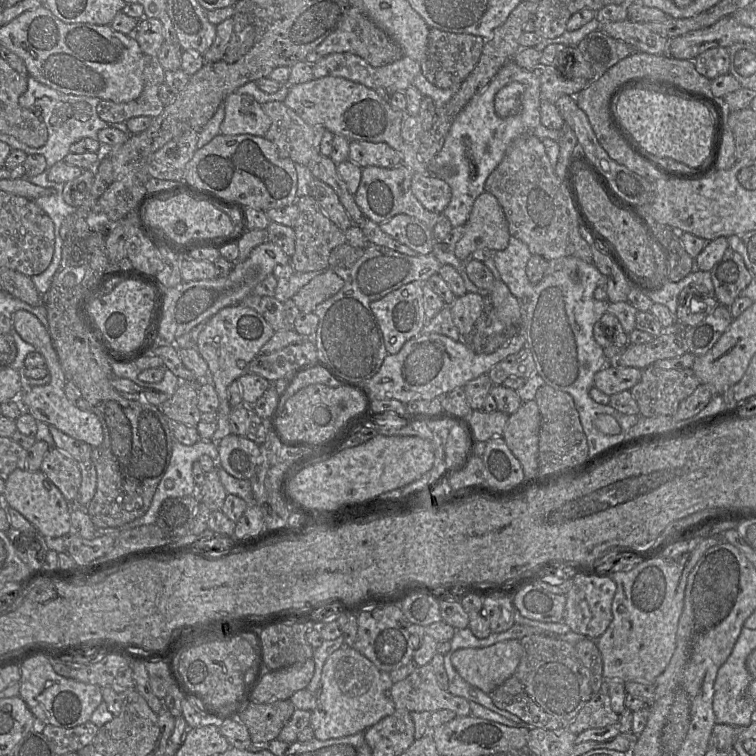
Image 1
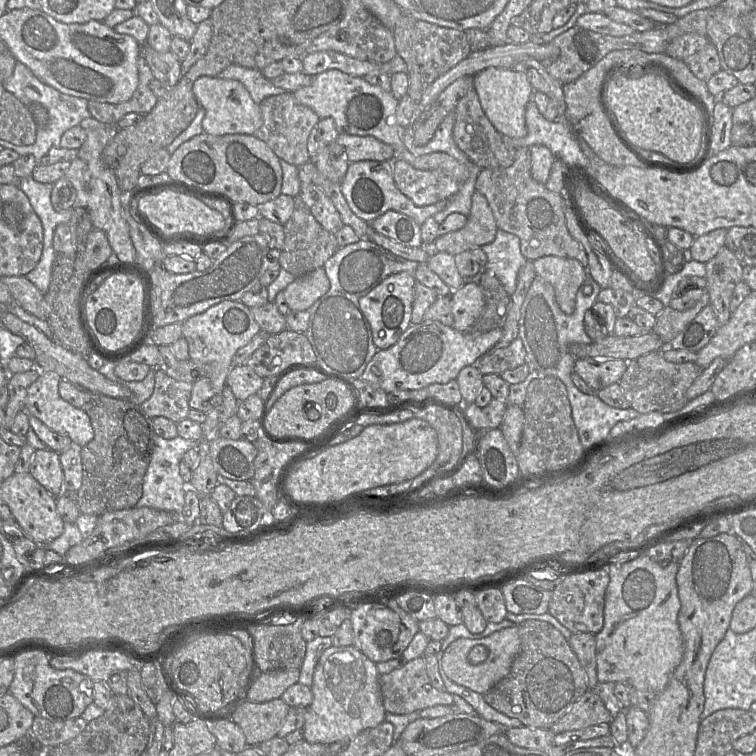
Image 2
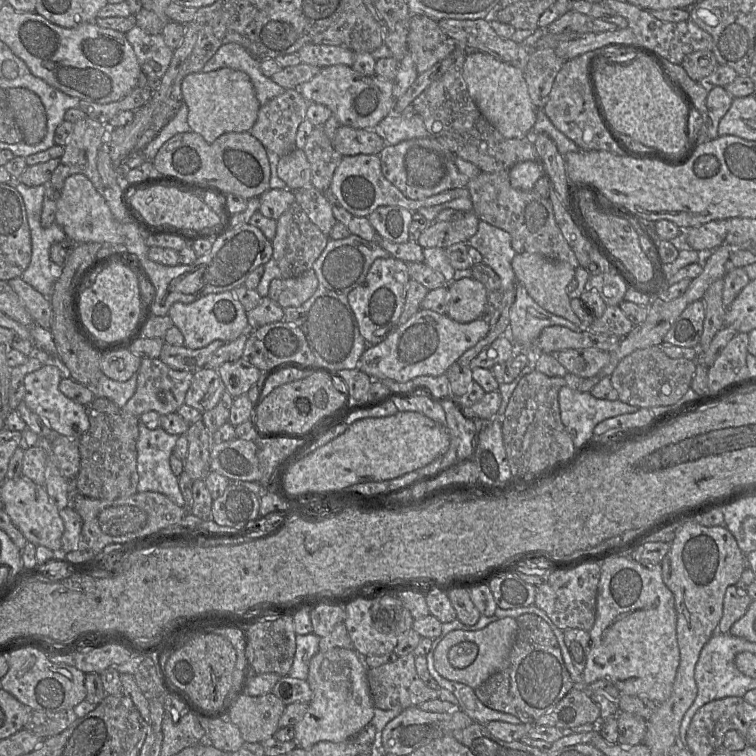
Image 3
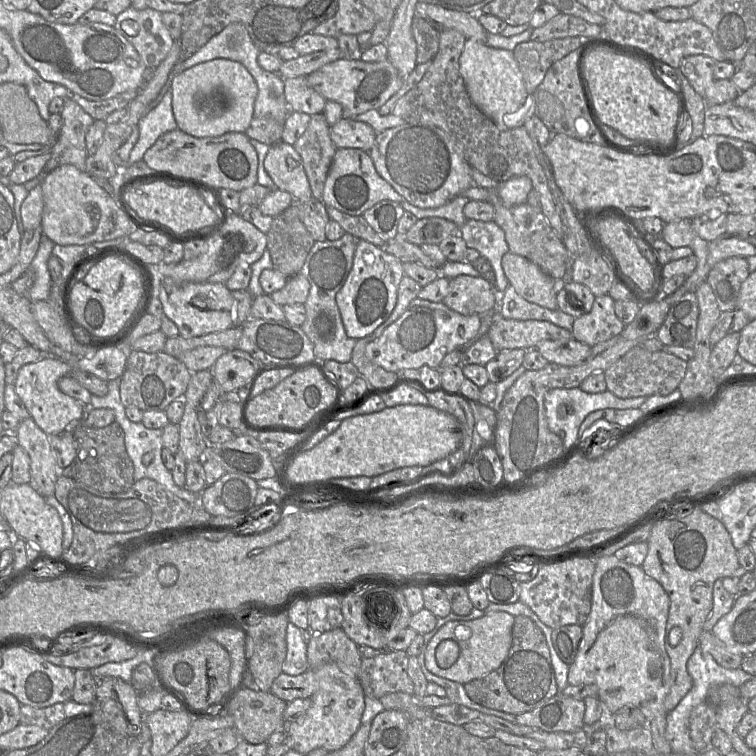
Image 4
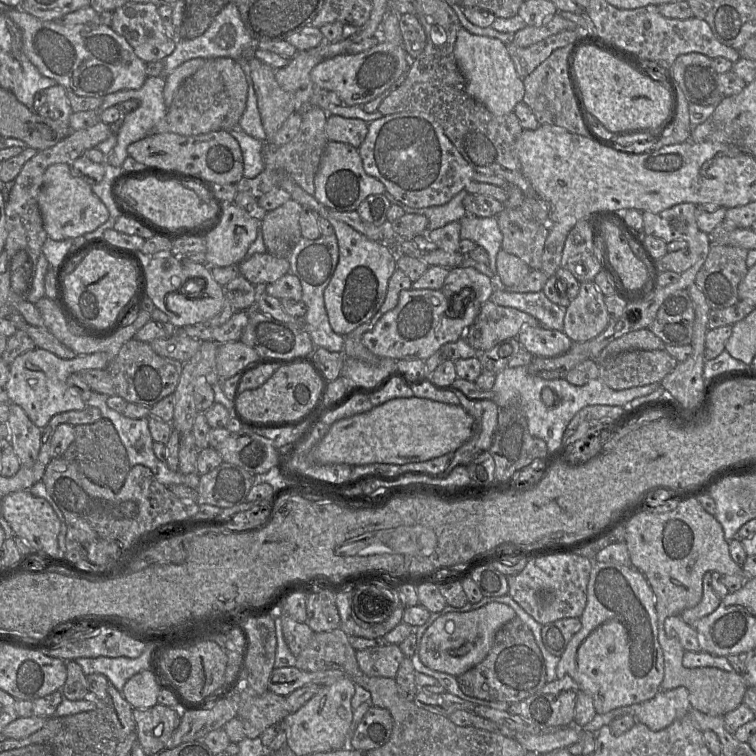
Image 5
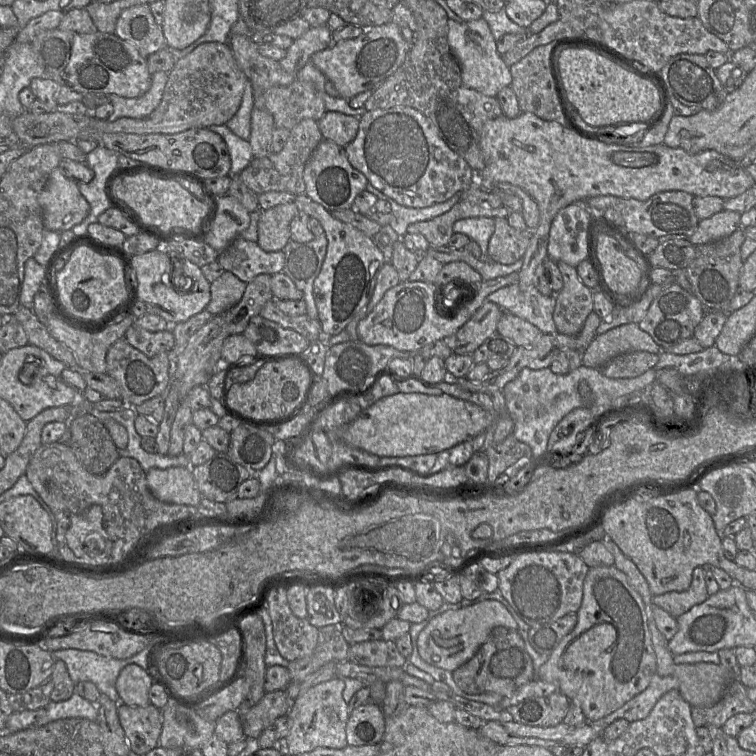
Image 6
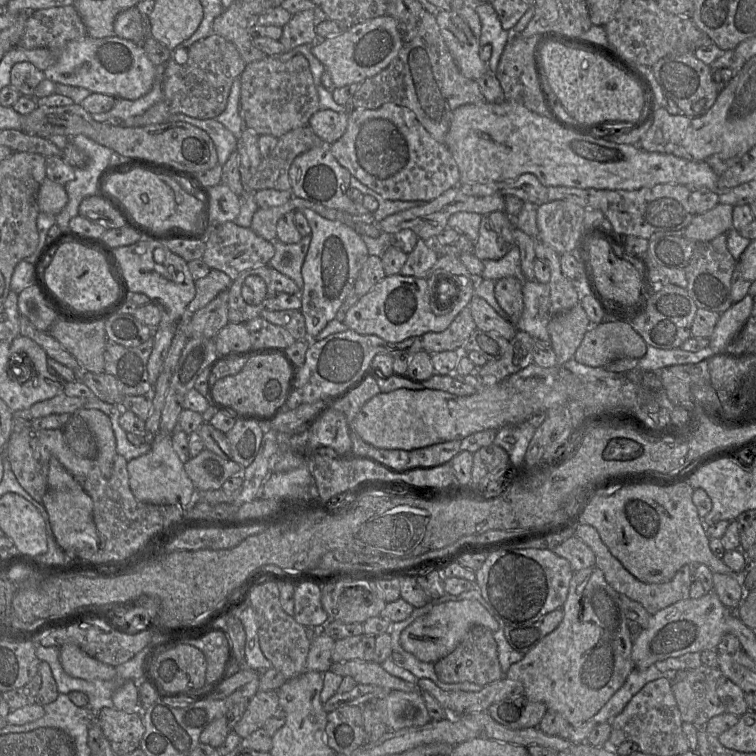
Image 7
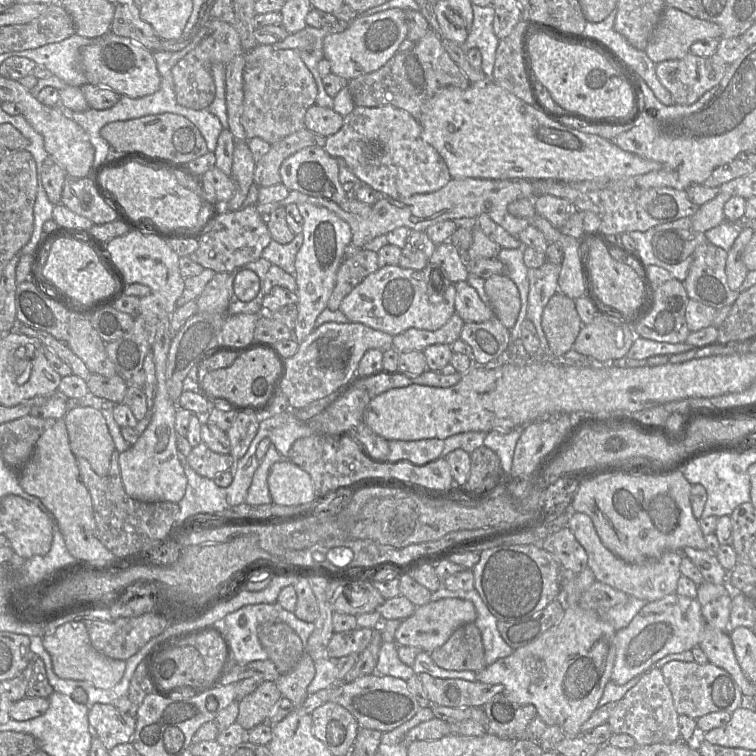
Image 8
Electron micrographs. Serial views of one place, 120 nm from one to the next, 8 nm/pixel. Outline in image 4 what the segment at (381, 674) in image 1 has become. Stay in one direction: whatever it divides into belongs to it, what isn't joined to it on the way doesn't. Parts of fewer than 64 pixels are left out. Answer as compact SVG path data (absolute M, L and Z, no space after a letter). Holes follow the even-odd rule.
M326 663L313 670L317 676L318 689L311 697L311 706L296 721L287 723L293 749L302 754L317 748L338 750L346 745L361 725L365 709L365 694L357 677L345 673L335 663Z

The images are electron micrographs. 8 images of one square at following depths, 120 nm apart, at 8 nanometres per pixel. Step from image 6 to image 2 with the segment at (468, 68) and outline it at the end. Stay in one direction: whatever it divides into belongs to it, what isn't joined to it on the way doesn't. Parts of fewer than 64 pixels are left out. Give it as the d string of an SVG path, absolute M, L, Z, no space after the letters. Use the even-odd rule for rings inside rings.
M489 67L473 76L473 86L484 113L502 136L521 138L527 134L525 112L534 89L524 73L514 69Z

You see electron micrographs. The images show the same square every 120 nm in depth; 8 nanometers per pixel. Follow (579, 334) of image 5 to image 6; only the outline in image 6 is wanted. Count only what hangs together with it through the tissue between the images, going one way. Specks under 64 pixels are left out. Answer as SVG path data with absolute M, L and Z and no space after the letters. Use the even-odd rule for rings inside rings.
M556 262L563 287L556 295L553 320L557 332L565 335L580 333L588 315L593 311L593 291L580 280L576 268Z

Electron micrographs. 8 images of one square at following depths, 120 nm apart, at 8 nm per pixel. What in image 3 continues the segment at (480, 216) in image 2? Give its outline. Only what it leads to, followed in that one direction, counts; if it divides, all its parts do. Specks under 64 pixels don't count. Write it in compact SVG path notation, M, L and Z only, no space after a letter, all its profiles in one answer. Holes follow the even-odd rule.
M473 211L455 221L431 222L419 236L417 243L423 248L446 248L464 242L475 235L480 219Z

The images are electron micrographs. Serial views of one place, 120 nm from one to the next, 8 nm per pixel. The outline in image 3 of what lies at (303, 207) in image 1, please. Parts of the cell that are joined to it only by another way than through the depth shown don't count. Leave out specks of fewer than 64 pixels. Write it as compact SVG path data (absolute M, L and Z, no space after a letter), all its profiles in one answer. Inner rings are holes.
M296 202L276 222L276 235L271 241L272 258L279 266L282 279L301 276L304 272L312 269L314 262L323 252L330 238L309 219L305 211Z

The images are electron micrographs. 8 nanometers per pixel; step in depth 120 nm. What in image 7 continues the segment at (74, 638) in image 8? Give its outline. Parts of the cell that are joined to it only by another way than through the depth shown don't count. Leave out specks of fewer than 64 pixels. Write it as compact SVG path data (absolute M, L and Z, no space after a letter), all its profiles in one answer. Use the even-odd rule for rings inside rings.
M75 644L61 645L59 652L62 668L72 677L84 680L111 680L116 674L114 666L89 656Z

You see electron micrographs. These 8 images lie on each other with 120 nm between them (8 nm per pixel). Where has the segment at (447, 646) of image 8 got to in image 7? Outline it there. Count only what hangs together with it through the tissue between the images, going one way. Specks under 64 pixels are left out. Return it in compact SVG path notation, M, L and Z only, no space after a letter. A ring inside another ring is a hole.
M474 626L460 644L447 656L434 664L438 678L444 683L472 682L481 687L505 677L502 671L498 647L493 632L485 626Z

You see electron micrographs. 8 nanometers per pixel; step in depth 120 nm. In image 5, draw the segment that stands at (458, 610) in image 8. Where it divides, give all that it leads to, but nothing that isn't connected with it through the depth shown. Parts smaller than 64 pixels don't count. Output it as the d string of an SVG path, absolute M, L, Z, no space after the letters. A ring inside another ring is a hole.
M490 602L468 612L447 613L424 632L419 647L420 659L431 670L458 677L486 658L498 630L515 617L510 606L499 602Z

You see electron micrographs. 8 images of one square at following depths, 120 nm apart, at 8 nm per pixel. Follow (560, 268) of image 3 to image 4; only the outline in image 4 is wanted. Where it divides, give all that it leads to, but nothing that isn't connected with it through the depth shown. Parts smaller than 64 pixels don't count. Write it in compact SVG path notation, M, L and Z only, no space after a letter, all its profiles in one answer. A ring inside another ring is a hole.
M511 252L503 255L501 262L509 284L521 297L550 310L558 309L556 293L564 285L562 279L553 279L535 263Z

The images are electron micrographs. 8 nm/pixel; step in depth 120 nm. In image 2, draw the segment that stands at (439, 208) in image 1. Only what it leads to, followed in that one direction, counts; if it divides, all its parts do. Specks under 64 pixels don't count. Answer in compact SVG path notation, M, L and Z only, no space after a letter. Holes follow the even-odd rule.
M395 158L392 166L395 185L417 206L427 206L453 198L461 186L442 171L419 170L402 159Z

